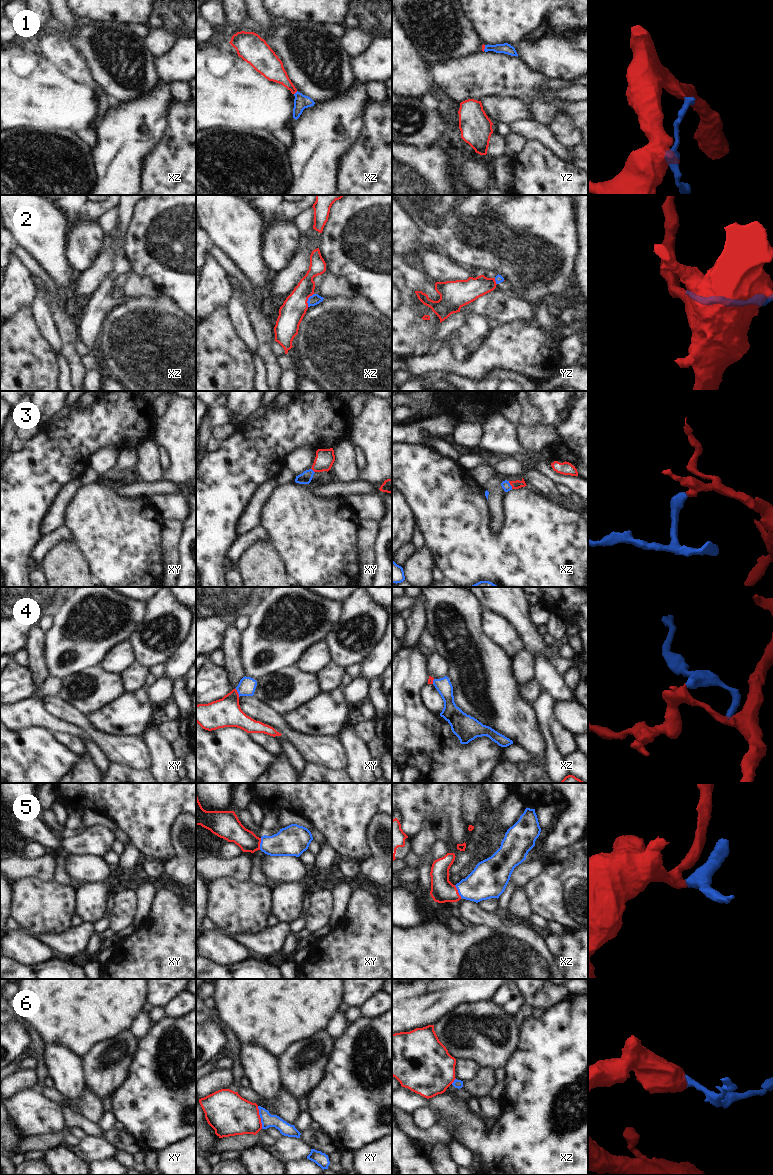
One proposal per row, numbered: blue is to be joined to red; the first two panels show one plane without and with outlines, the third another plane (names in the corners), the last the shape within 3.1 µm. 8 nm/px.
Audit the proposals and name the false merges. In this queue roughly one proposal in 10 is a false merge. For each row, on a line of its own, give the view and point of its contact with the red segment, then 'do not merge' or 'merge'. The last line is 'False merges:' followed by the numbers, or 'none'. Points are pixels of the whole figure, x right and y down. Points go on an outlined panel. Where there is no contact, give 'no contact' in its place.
1: xz (295, 92) | merge
2: xz (307, 299) | merge
3: xz (510, 484) | merge
4: xy (237, 693) | merge
5: xz (457, 891) | merge
6: xy (259, 1117) | do not merge
False merges: 6

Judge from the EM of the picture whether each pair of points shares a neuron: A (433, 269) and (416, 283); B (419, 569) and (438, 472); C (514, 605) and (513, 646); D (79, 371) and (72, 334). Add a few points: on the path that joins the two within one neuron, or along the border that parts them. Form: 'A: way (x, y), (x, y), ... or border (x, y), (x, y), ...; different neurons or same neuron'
A: border (416, 266), (429, 279), (435, 282); different neurons
B: border (425, 545), (434, 556), (436, 566); different neurons
C: border (494, 612), (503, 616), (515, 628), (524, 647); different neurons
D: way (75, 362), (71, 355), (71, 343); same neuron

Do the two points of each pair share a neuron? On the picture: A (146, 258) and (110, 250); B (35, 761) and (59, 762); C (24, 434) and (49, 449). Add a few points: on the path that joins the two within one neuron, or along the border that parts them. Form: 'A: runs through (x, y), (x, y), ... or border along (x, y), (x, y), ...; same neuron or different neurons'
A: border along (126, 233), (121, 247); different neurons
B: runs through (41, 761), (53, 761); same neuron
C: border along (39, 432), (26, 442); different neurons

